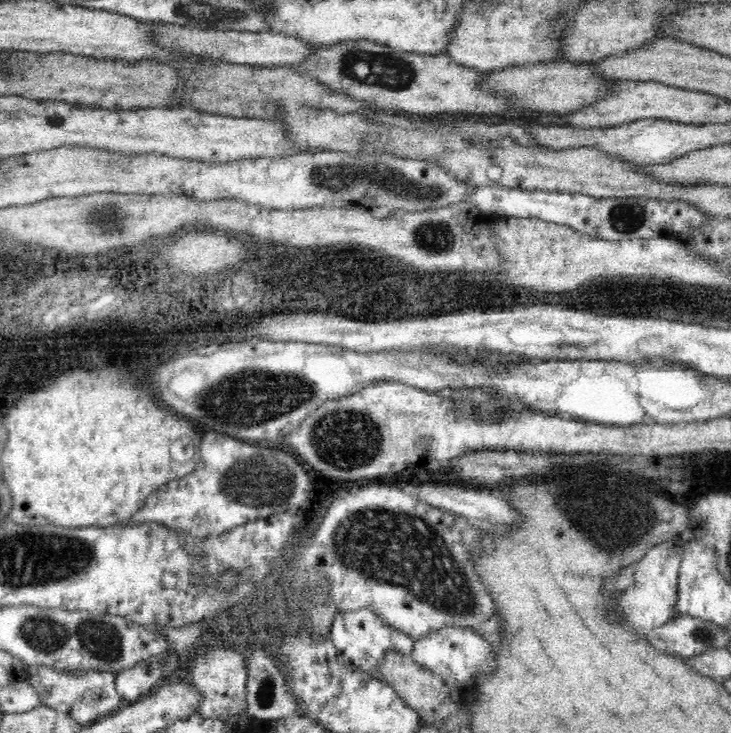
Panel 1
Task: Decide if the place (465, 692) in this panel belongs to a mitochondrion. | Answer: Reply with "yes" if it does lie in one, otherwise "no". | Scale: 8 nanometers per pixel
no

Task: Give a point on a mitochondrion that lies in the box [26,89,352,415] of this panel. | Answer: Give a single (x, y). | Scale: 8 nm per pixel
(104, 217)

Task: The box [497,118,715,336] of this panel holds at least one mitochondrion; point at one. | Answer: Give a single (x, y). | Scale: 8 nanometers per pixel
(627, 217)

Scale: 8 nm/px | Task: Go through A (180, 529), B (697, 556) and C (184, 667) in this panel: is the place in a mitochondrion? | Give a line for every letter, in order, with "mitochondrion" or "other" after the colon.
A: other
B: other
C: other

